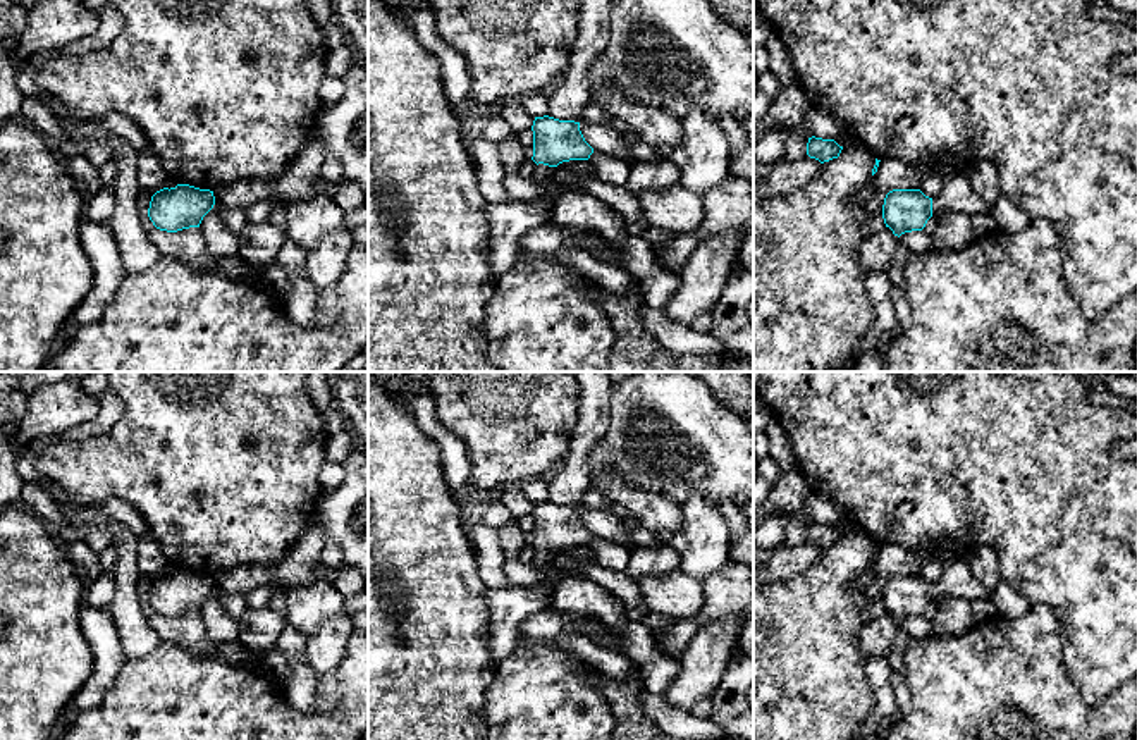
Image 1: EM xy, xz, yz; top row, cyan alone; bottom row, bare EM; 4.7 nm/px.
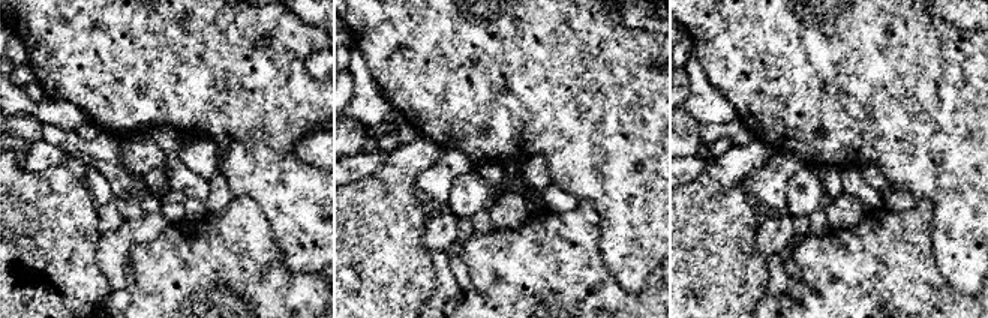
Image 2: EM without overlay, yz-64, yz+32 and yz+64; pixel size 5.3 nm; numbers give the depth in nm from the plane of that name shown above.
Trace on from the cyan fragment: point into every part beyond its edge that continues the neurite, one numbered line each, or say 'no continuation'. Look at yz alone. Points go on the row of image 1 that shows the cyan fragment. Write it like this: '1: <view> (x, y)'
1: yz (957, 195)

